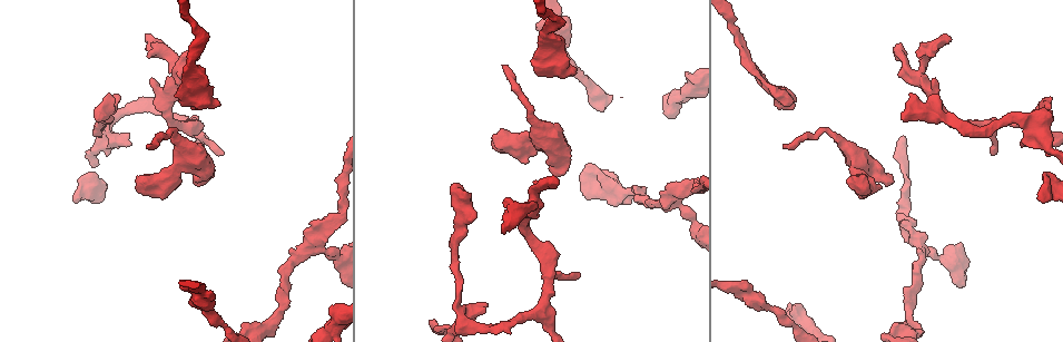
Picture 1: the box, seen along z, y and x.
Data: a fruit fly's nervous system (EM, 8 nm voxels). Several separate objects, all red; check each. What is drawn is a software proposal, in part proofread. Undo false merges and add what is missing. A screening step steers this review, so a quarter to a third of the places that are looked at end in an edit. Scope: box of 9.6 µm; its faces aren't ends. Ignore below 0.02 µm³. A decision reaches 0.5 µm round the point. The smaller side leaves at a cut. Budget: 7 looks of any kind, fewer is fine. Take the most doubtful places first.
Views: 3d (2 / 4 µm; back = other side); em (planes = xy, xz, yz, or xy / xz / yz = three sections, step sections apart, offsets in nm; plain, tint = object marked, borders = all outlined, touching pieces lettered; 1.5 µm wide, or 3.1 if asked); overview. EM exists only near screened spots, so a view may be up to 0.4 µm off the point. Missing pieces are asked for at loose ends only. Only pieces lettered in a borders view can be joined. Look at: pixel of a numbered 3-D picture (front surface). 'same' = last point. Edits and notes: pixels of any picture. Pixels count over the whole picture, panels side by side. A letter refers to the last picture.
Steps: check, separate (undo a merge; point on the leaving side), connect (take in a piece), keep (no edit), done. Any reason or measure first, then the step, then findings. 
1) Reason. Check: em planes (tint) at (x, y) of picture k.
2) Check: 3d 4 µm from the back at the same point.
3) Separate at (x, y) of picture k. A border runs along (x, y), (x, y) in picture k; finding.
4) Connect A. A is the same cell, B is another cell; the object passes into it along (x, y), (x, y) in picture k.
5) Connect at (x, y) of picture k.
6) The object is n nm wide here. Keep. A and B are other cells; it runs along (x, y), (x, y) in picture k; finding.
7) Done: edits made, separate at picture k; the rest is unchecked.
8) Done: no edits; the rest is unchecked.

Free end. Check: em xz step 4 (plain) at (786, 145) of picture 1.

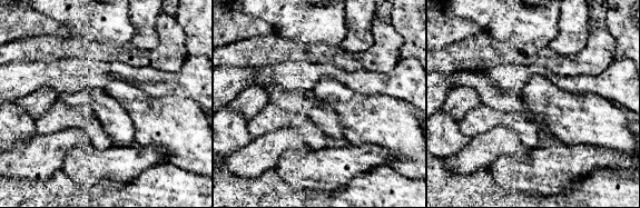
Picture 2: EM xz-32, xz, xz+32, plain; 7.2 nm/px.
Check: em xz step 4 (borders) at the same point.

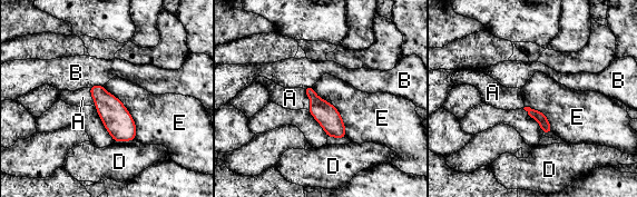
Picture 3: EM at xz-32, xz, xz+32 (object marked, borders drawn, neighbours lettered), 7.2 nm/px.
Connect at (290, 98) of picture 3. A is the same cell, B, D and E are other cells; the neuron continues.

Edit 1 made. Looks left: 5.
Redraw. Check: overview.

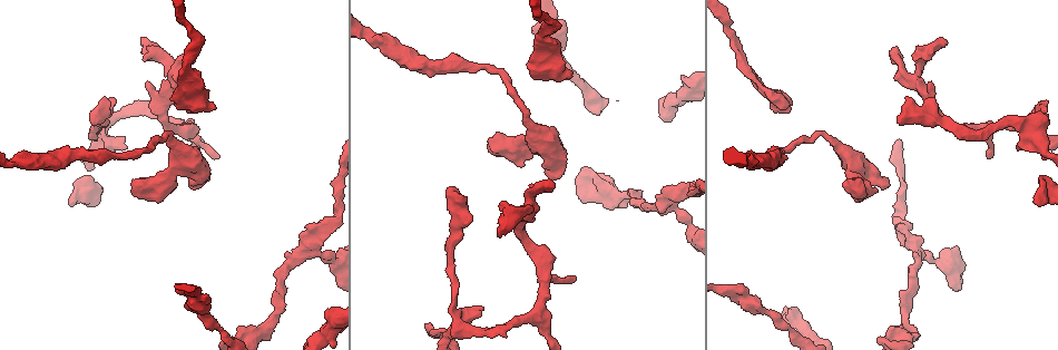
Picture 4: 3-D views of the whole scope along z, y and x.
Branch stops here. Check: em planes (plain) at (945, 42) of picture 4.

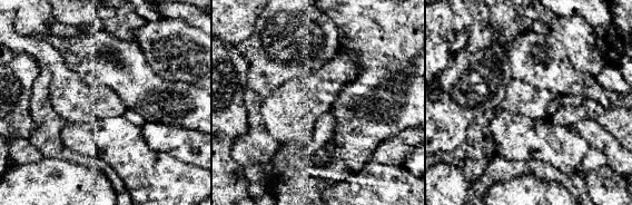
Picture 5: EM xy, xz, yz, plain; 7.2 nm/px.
Check: em planes (tint) at the same point.

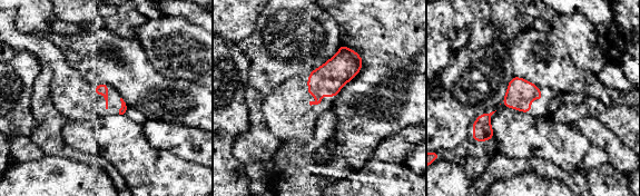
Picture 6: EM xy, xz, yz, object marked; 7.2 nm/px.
See the neighbours. Check: em planes (borders) at the same point.

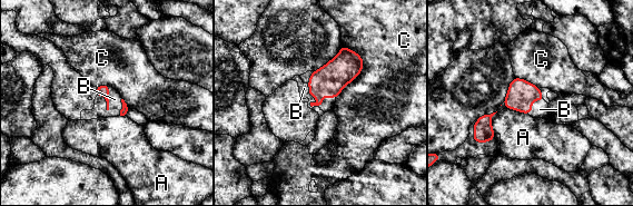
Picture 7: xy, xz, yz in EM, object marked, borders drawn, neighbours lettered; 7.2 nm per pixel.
Connect at (115, 99) of picture 7. B is the same cell, A and C are other cells; it goes on there.

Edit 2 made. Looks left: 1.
Done: edits made, connect at picture 3, connect at picture 7; the rest is unchecked.

